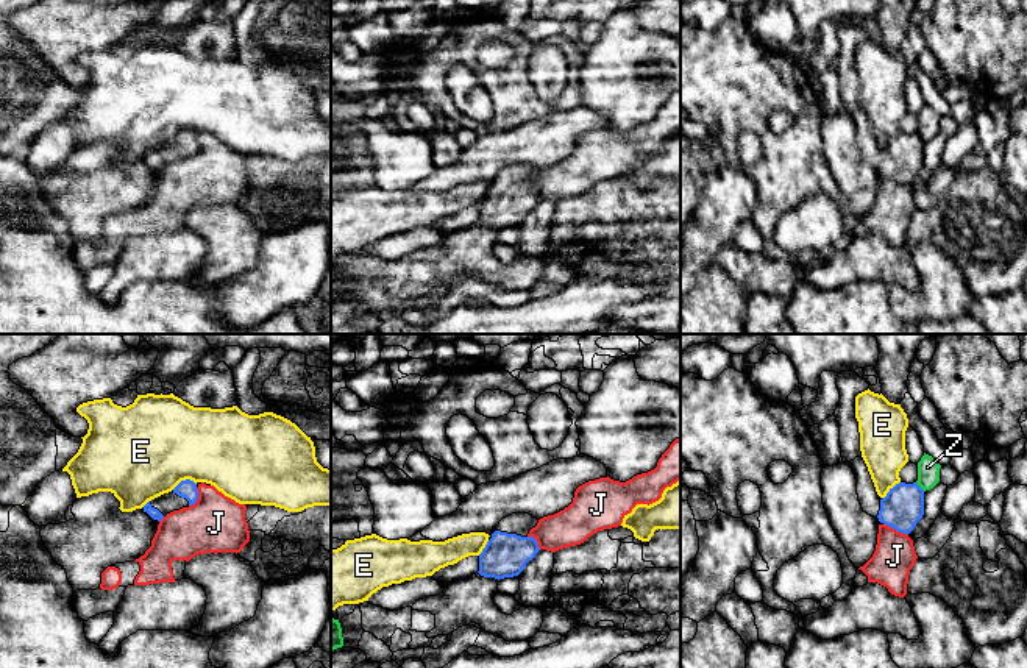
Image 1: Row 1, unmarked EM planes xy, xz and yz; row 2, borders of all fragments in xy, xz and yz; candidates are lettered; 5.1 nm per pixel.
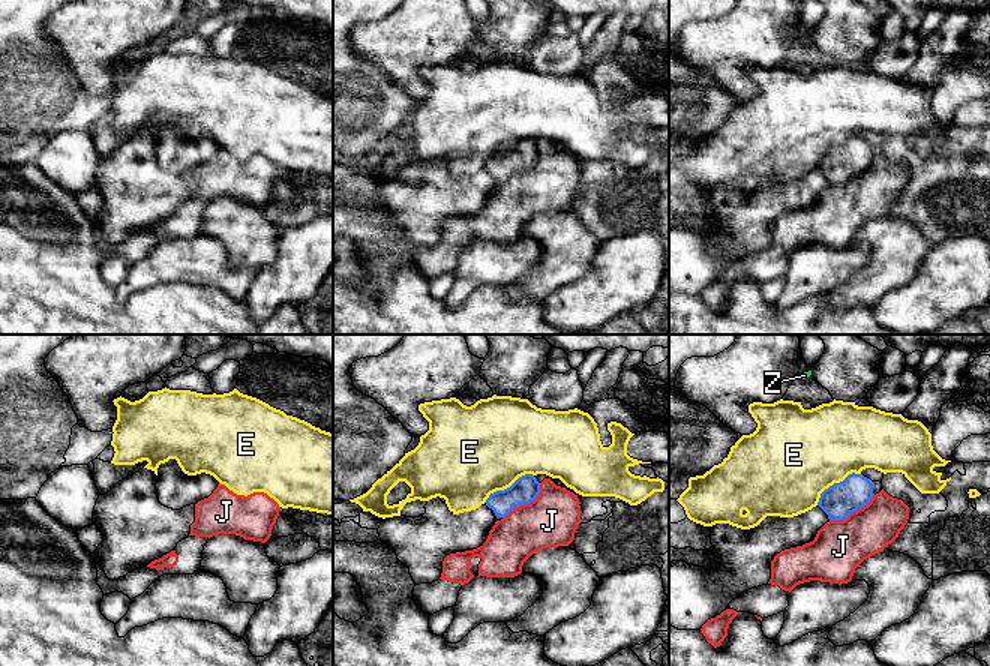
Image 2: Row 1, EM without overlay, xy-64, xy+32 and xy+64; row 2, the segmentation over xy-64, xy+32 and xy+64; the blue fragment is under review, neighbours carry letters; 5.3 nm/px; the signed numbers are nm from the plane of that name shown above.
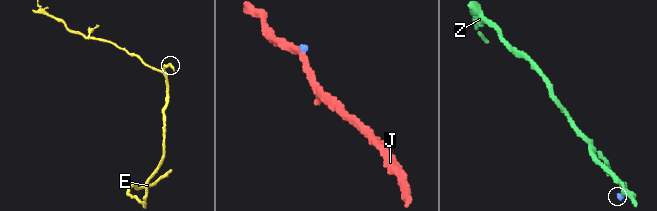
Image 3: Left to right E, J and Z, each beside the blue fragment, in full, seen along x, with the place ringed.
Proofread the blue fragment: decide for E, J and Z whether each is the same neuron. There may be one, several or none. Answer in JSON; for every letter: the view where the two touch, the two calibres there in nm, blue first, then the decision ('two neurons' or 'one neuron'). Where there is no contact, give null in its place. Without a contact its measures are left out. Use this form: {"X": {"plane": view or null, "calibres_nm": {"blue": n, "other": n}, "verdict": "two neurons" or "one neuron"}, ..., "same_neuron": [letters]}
{"E": {"plane": "xy", "calibres_nm": {"blue": 100, "other": 480}, "verdict": "two neurons"}, "J": {"plane": "yz", "calibres_nm": {"blue": 220, "other": 220}, "verdict": "two neurons"}, "Z": {"plane": "yz", "calibres_nm": {"blue": 220, "other": 110}, "verdict": "two neurons"}, "same_neuron": []}

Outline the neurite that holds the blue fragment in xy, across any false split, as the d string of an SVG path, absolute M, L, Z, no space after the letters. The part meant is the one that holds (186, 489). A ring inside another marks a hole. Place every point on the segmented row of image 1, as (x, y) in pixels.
M190 479L181 481L172 492L148 501L142 509L156 523L167 513L189 507L198 499L197 484Z

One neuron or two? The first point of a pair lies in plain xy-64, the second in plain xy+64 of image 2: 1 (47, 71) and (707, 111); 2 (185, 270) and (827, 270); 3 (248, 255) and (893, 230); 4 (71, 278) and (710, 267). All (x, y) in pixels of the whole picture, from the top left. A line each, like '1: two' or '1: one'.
1: one
2: one
3: one
4: two

